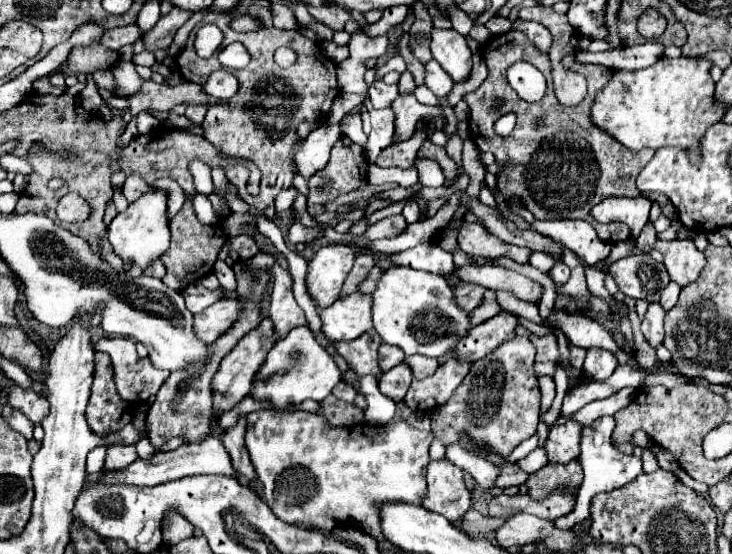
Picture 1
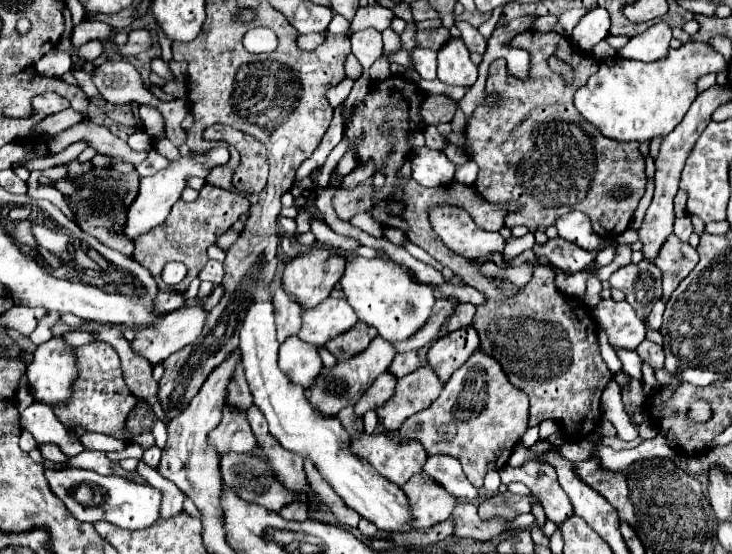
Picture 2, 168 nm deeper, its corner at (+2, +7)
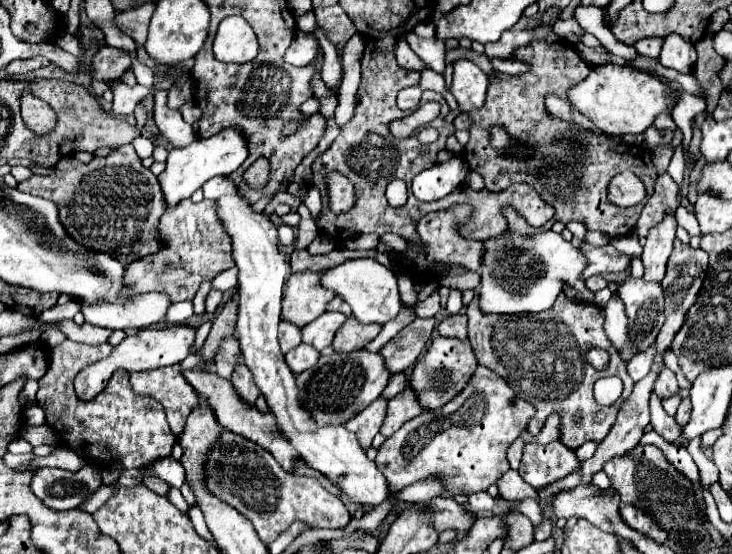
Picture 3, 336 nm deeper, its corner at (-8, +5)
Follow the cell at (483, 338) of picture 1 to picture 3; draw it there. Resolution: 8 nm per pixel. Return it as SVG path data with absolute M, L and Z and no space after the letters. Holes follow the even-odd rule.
M437 337L433 339L425 357L421 357L413 367L409 383L419 395L419 401L423 403L425 409L439 409L469 383L475 367L477 367L477 359L475 359L473 347L469 345L469 339L461 341L461 339Z

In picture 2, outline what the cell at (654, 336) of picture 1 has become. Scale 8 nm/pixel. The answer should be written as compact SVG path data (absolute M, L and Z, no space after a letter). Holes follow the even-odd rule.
M643 341L643 343L637 347L637 353L639 353L641 361L649 363L655 371L663 367L663 359L665 359L665 357L663 357L663 349L661 349L659 345L655 345L655 343L651 343L651 341Z

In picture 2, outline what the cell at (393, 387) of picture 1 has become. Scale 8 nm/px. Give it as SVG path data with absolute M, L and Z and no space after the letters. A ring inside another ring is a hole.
M383 373L379 375L373 385L365 391L365 395L355 403L355 415L363 417L367 411L377 409L379 405L383 405L395 391L395 383L397 379L391 373Z

